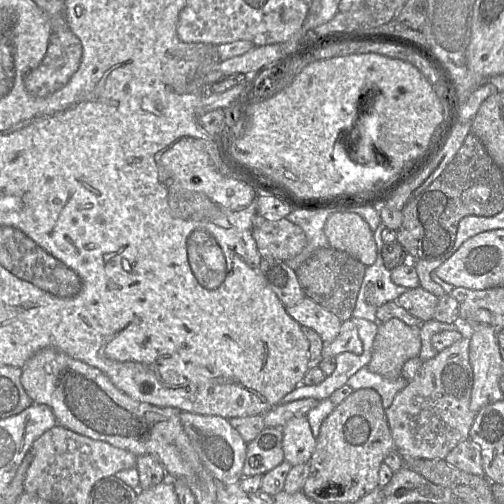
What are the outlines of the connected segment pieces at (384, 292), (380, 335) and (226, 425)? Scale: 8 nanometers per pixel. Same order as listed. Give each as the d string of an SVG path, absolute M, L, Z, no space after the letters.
M381 223L374 232L377 258L373 265L366 267L352 318L376 322L377 309L387 302L396 302L400 295L408 290L406 287L398 286L392 282L391 271L384 265L382 248L385 243L381 234L385 228Z
M393 318L379 323L367 367L373 373L394 380L401 376L408 360L419 357L420 351L420 328Z
M181 412L180 422L203 466L215 481L232 484L243 478L247 443L227 419L216 415Z

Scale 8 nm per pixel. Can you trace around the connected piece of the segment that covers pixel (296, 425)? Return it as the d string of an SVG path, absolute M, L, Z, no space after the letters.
M306 416L293 417L282 427L284 458L292 466L309 463L315 450L316 438Z

